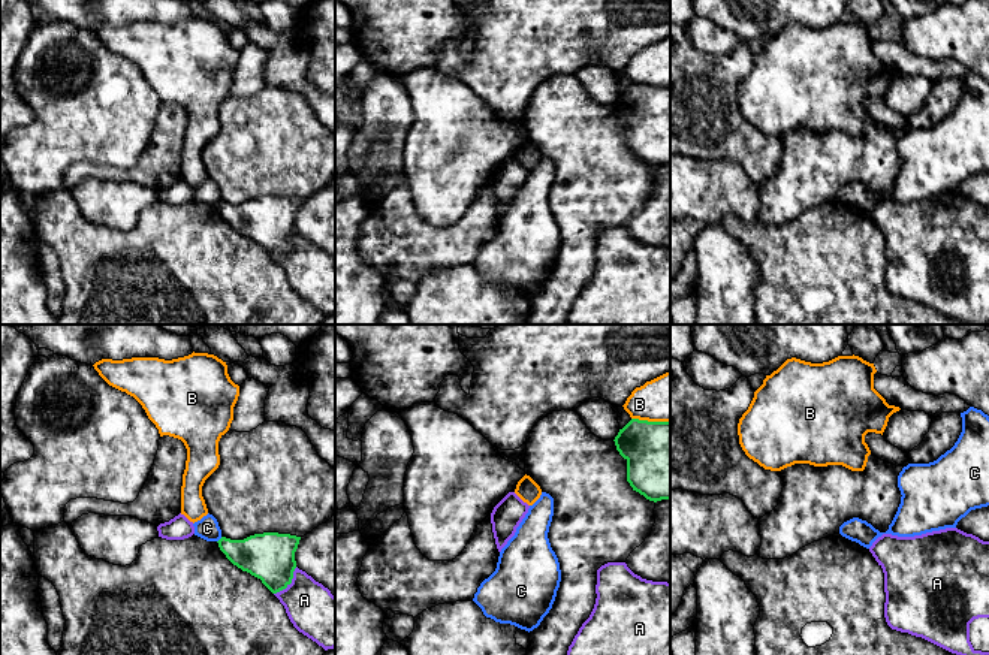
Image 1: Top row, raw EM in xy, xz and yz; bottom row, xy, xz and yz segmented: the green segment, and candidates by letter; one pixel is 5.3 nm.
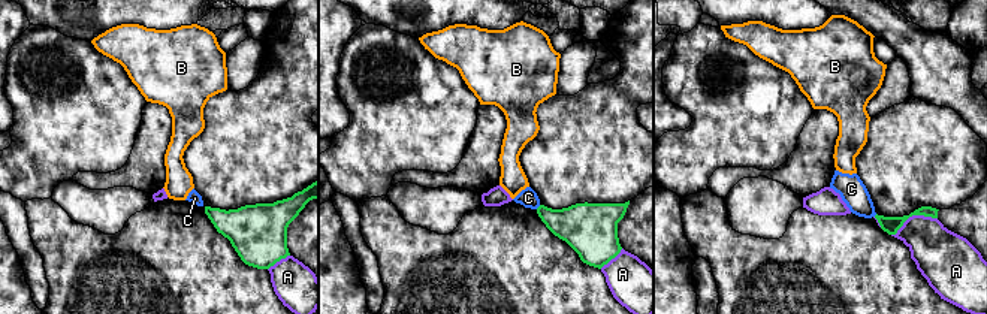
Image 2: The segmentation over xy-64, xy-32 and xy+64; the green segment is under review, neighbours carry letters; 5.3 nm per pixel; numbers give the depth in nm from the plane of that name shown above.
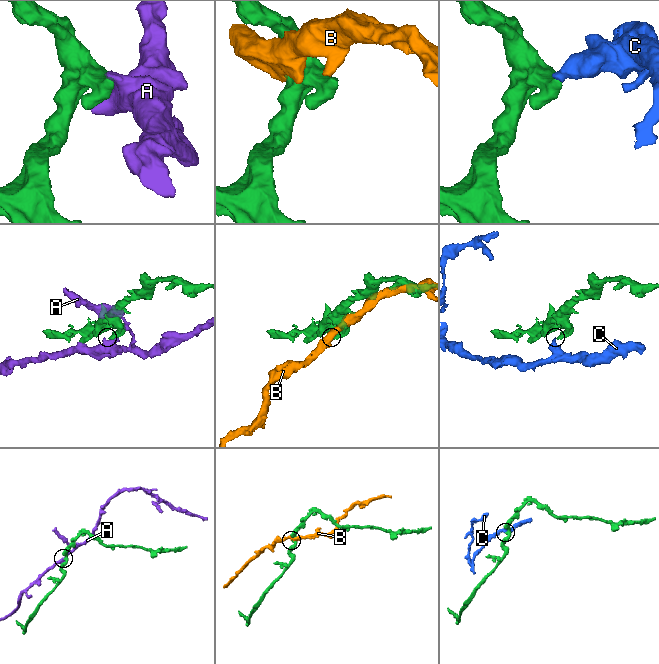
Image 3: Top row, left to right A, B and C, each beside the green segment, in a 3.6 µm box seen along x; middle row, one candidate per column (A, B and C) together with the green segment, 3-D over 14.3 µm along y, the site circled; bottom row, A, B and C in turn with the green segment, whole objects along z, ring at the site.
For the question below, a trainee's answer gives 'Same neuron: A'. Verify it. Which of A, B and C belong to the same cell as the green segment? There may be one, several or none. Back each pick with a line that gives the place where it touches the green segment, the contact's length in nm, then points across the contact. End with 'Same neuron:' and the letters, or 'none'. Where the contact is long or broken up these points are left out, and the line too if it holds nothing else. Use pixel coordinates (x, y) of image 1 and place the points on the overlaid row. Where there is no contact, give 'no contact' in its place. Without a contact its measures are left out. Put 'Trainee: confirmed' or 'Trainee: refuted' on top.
Trainee: refuted
Same neuron: none

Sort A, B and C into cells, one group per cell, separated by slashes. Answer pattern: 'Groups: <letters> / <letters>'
Groups: A / B / C

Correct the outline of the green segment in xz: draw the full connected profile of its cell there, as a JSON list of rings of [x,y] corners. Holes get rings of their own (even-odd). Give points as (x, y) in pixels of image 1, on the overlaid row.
[[[631,419],[613,441],[627,461],[627,482],[633,491],[654,502],[670,499],[670,422]]]

